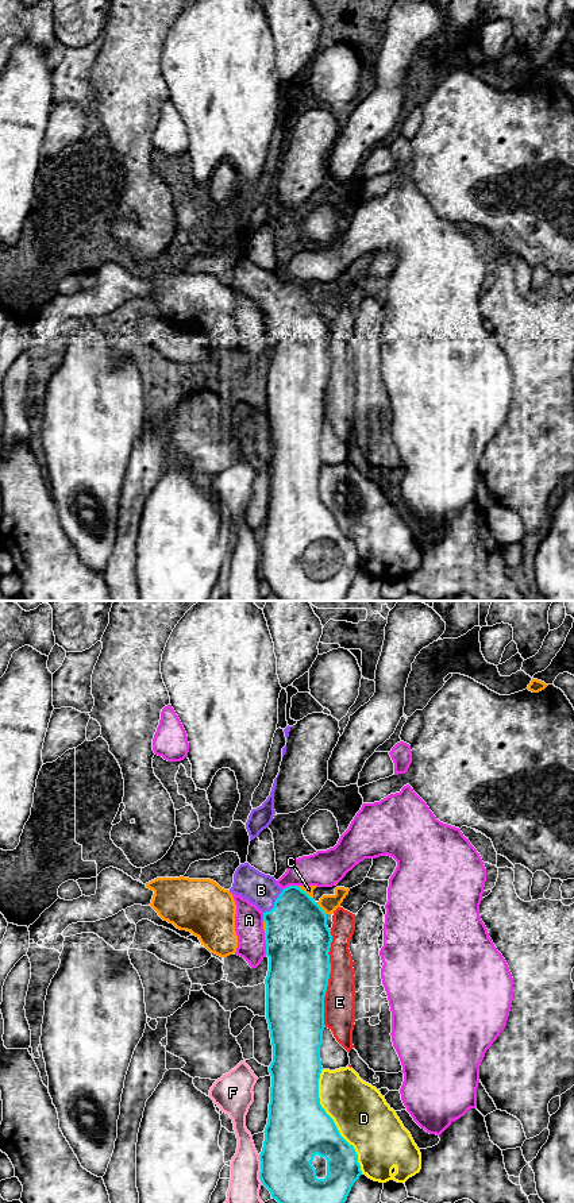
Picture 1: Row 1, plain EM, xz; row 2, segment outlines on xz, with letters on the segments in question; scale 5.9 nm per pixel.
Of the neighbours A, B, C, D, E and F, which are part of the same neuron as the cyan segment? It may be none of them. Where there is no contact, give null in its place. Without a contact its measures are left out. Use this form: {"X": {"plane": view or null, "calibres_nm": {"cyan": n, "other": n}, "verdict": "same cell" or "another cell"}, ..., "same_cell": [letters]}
{"A": {"plane": "xz", "calibres_nm": {"cyan": 380, "other": 180}, "verdict": "another cell"}, "B": {"plane": "xz", "calibres_nm": {"cyan": 380, "other": 190}, "verdict": "same cell"}, "C": {"plane": "xz", "calibres_nm": {"cyan": 360, "other": 50}, "verdict": "another cell"}, "D": {"plane": "xz", "calibres_nm": {"cyan": 380, "other": 340}, "verdict": "another cell"}, "E": {"plane": "xz", "calibres_nm": {"cyan": 360, "other": 190}, "verdict": "another cell"}, "F": {"plane": "xz", "calibres_nm": {"cyan": 320, "other": 190}, "verdict": "another cell"}, "same_cell": ["B"]}

